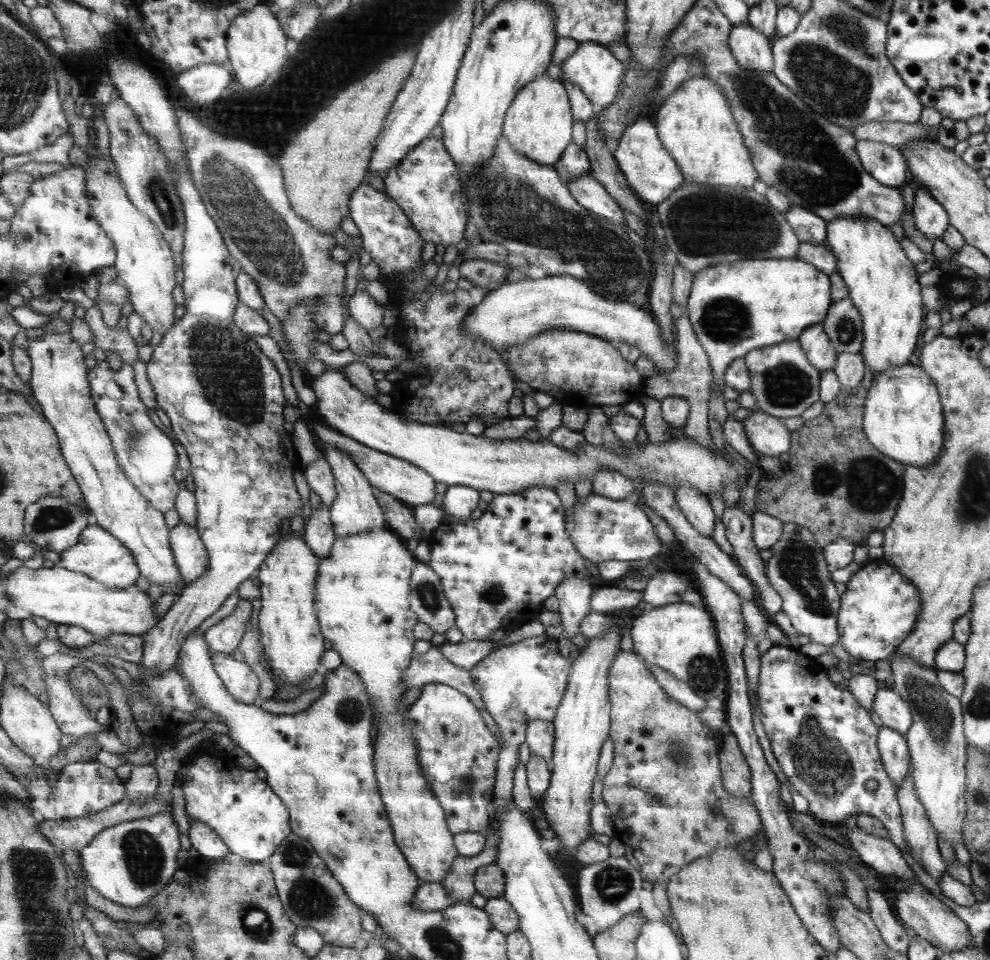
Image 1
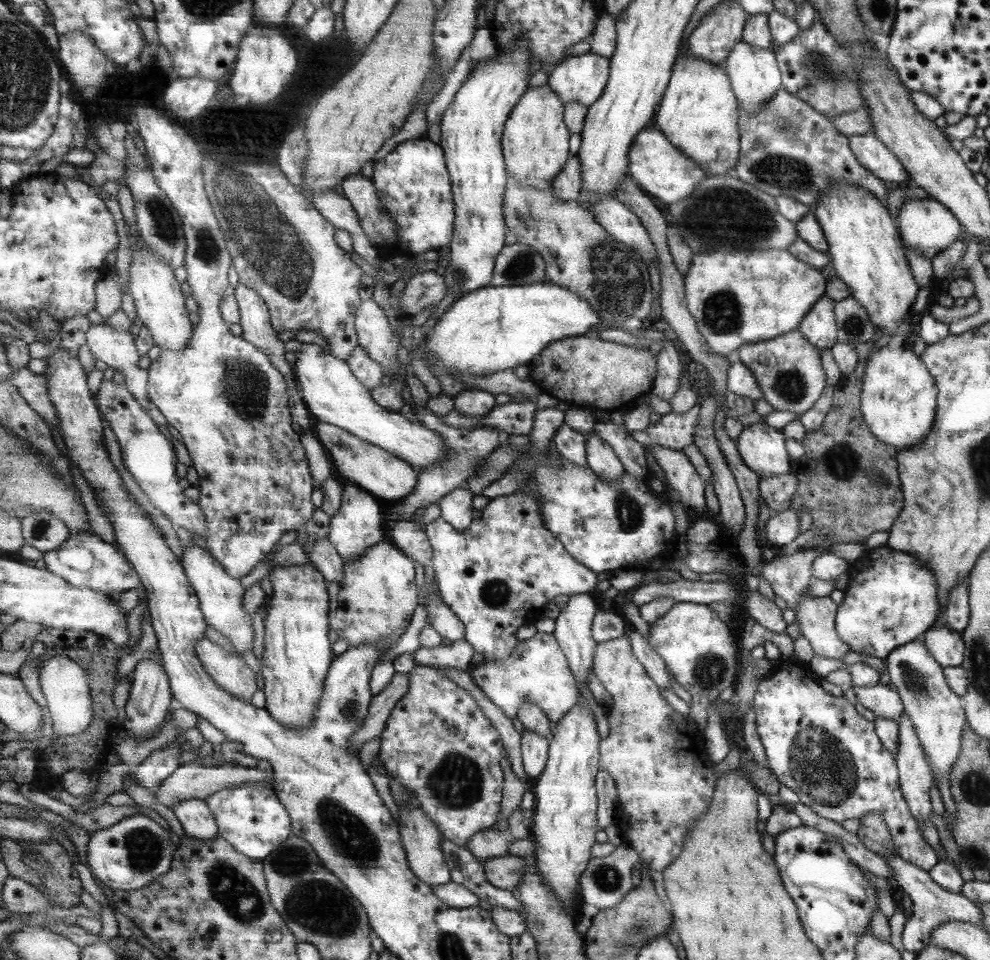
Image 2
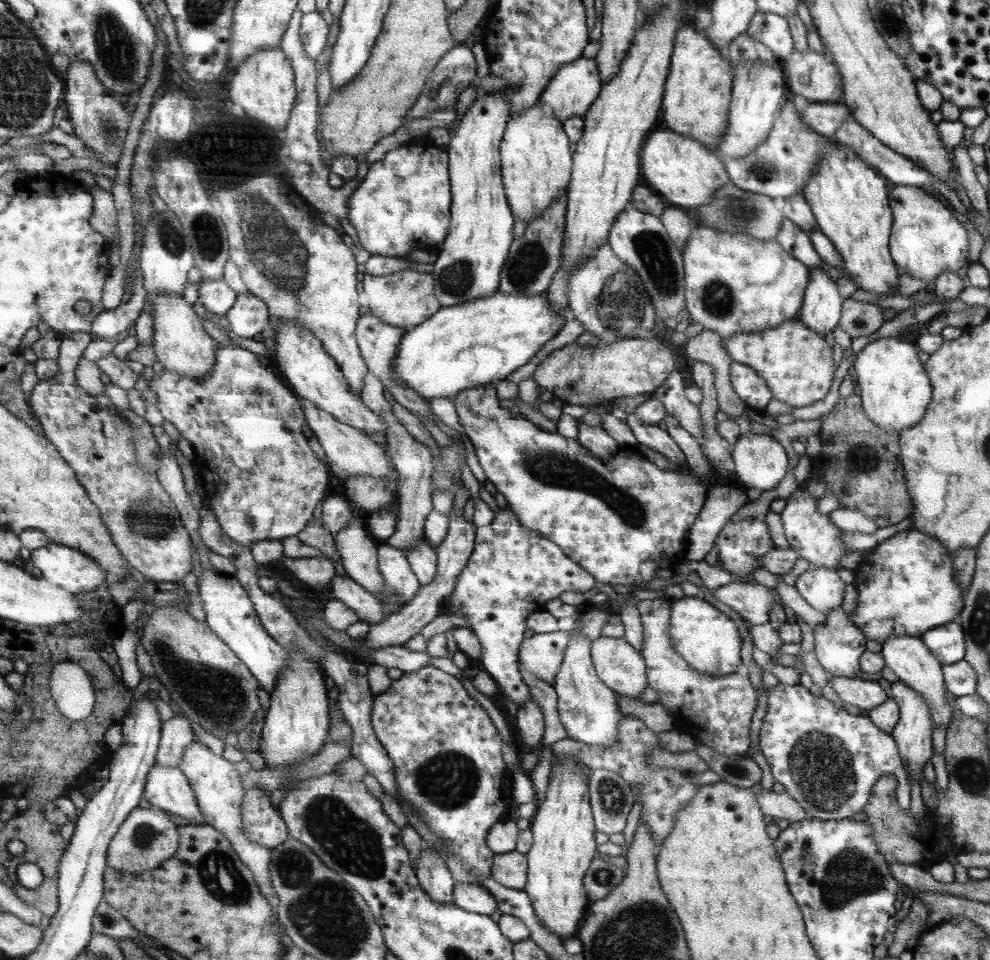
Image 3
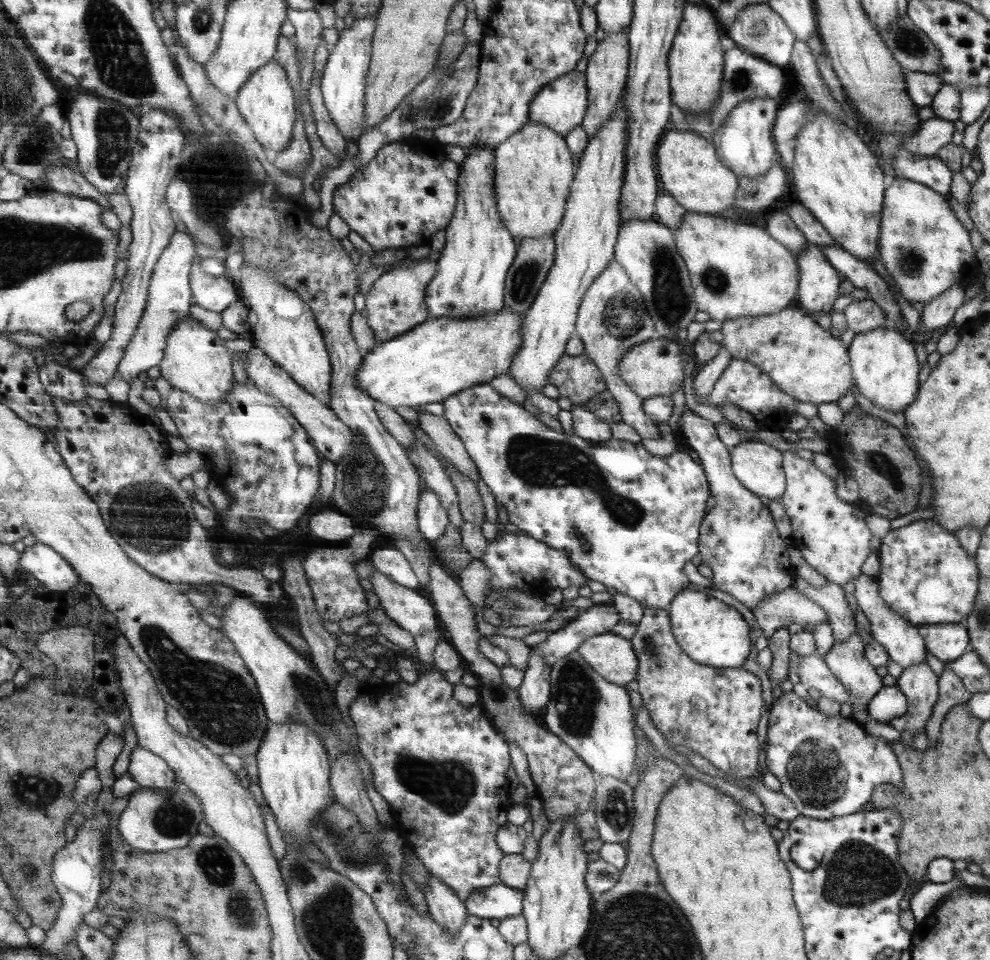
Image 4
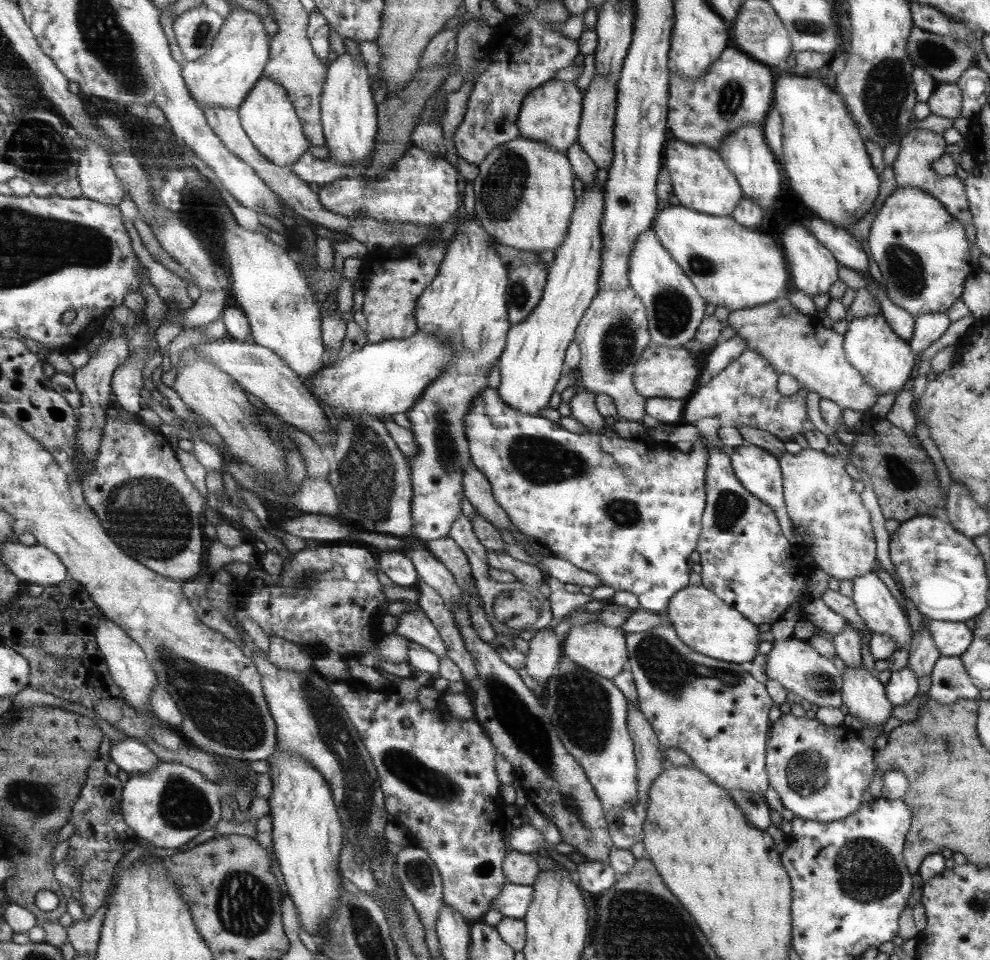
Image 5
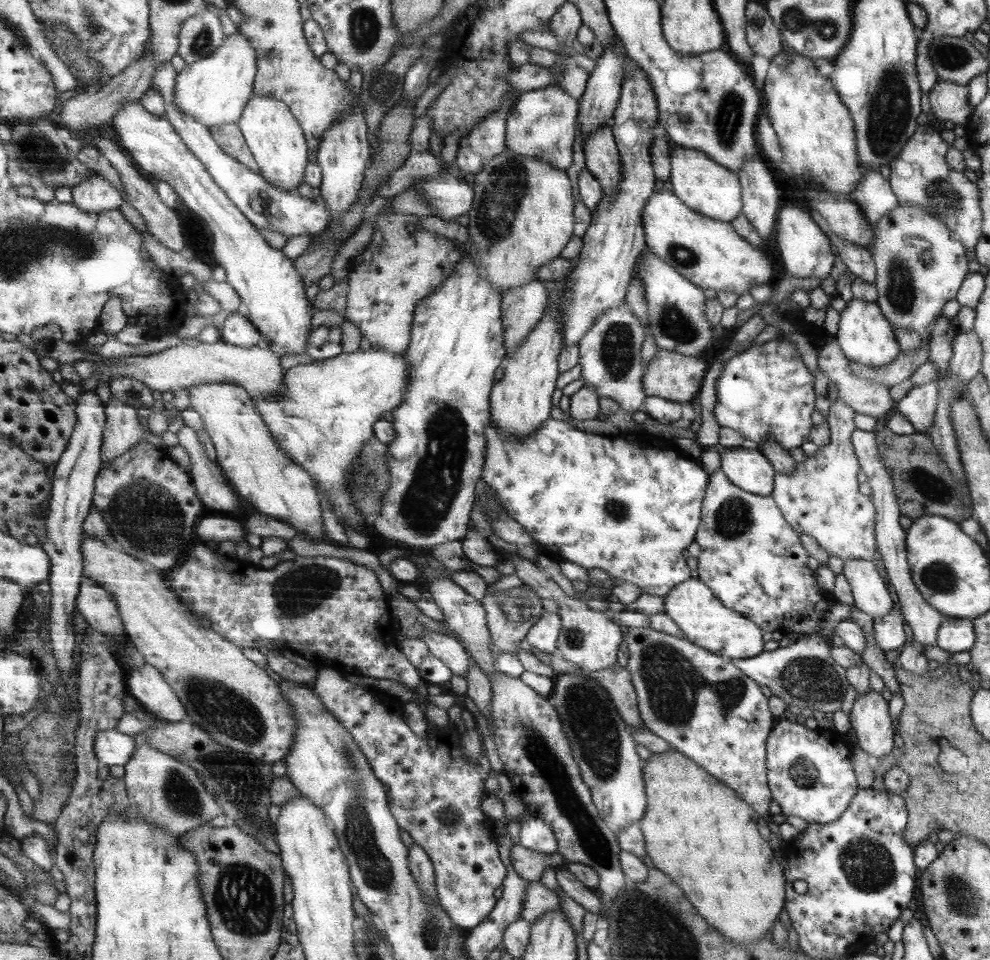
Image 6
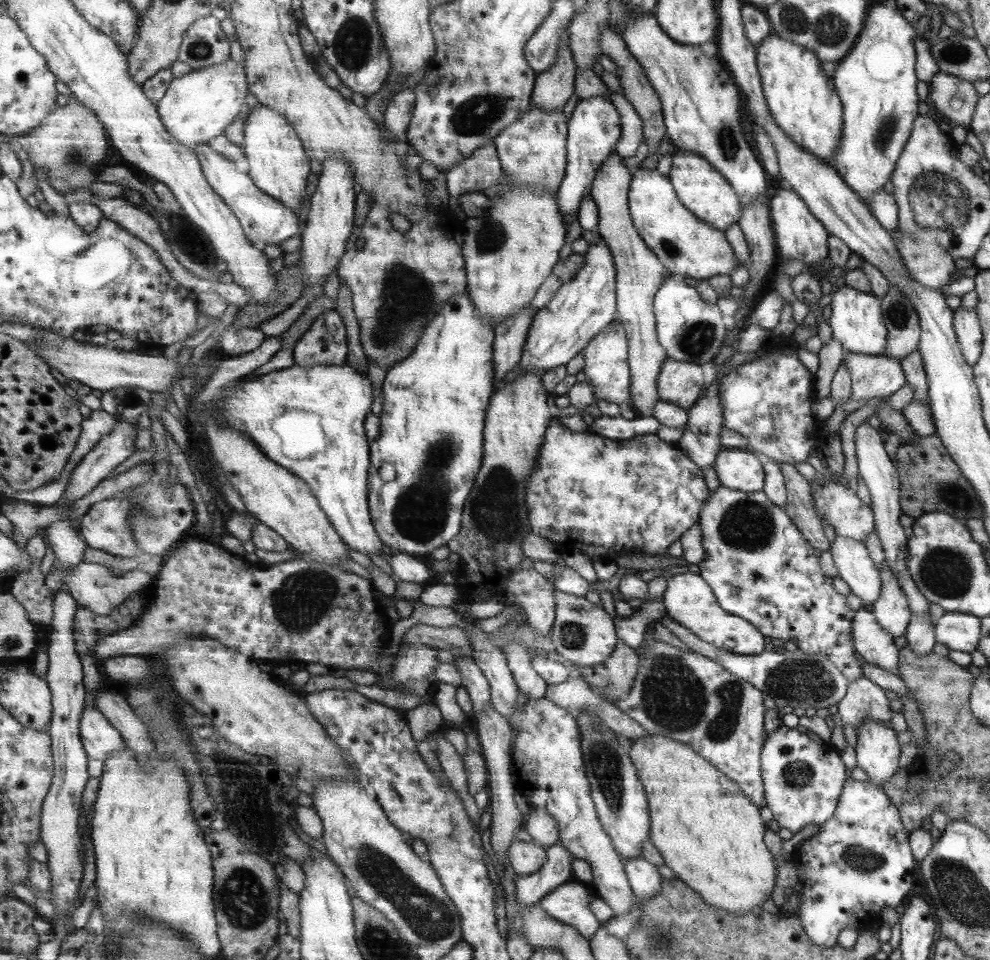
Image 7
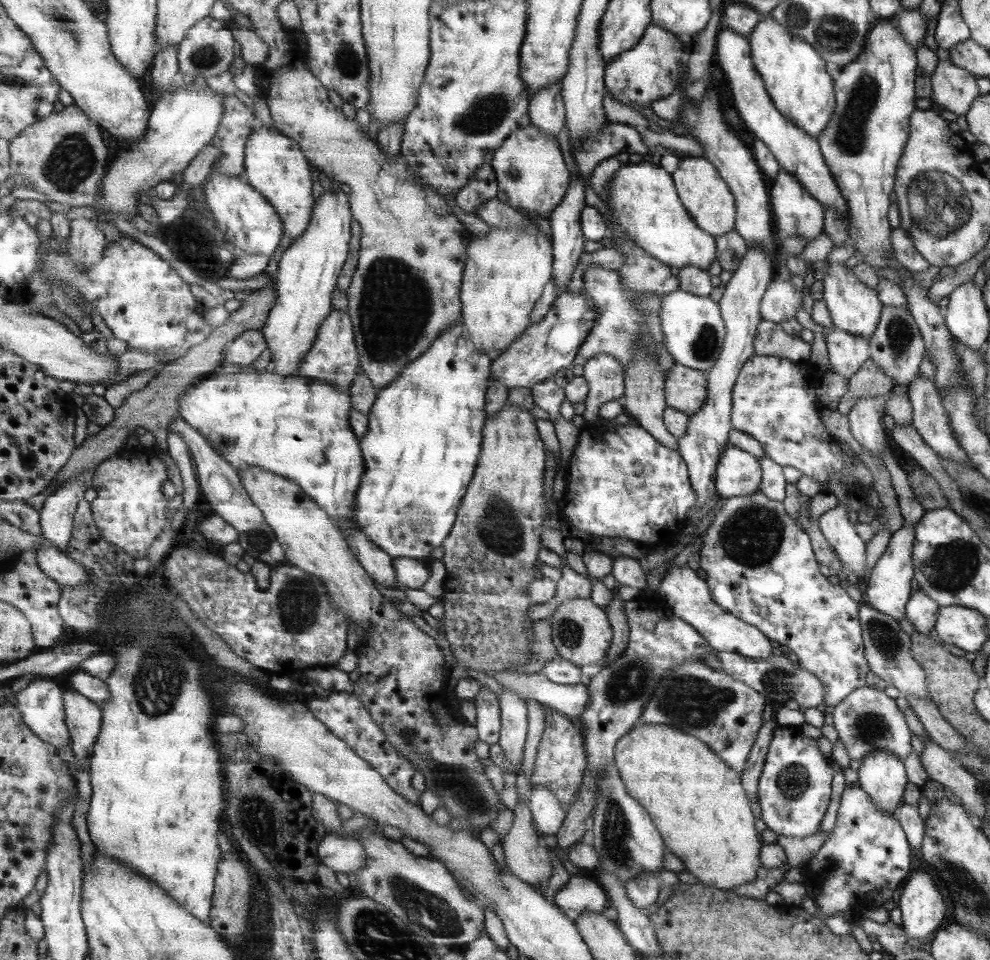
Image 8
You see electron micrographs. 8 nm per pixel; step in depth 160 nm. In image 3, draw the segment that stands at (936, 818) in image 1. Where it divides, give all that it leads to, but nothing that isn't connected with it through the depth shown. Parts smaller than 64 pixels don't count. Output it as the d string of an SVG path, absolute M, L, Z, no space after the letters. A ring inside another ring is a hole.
M893 635L881 643L880 655L883 657L884 665L894 672L899 681L909 685L915 692L918 692L923 700L930 706L932 712L933 728L935 724L949 728L953 716L953 708L945 704L943 698L944 677L943 665L934 657L929 649L923 644L920 637L909 635Z

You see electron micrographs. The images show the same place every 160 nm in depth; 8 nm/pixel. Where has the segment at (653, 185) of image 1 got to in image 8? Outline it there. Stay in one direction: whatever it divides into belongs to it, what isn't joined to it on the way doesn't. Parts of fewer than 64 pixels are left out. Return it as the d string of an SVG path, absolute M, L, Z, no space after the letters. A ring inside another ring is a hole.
M687 157L679 161L675 172L672 172L676 181L681 204L689 212L692 220L709 236L717 237L735 230L735 197L728 188L727 182L716 171L716 167L705 157Z

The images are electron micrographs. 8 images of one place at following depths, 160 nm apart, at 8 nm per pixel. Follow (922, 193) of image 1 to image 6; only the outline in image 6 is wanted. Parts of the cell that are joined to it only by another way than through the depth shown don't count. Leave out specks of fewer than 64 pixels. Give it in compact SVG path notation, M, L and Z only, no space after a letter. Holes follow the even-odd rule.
M912 204L897 205L871 225L871 228L874 239L869 245L869 254L876 268L877 298L875 303L894 330L904 328L918 335L924 334L926 326L930 326L933 319L939 315L943 304L955 298L959 285L965 278L967 258L965 258L964 245L939 217L929 216L923 208L915 208Z

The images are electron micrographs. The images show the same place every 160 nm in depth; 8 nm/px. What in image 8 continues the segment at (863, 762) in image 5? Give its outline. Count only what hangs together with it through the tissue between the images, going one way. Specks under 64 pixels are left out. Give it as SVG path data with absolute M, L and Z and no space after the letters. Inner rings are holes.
M777 725L773 728L756 792L760 818L765 826L776 836L805 838L819 835L821 818L829 804L829 786L829 762L817 752L815 740L805 738L799 727Z

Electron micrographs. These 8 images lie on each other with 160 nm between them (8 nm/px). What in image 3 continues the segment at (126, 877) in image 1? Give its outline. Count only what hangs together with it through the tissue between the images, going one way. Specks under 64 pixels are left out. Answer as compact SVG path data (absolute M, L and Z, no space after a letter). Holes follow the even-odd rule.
M137 807L120 826L109 847L108 866L122 873L142 873L157 868L164 860L172 859L181 844L180 826L173 820L175 815L162 808Z

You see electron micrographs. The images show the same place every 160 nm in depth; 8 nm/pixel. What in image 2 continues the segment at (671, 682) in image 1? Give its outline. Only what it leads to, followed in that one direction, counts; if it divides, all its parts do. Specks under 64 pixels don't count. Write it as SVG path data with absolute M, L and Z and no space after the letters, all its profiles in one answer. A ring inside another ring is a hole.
M631 630L627 634L632 652L647 670L648 676L661 688L670 688L669 677L664 669L664 660L655 652L655 649L648 643L645 635L637 630Z

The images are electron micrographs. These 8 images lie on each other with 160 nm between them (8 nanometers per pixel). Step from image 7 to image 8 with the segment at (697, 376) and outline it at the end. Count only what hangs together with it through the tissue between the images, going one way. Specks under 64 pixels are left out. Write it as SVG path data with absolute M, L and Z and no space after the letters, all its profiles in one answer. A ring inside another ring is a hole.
M674 364L672 371L664 377L664 400L667 406L688 417L704 406L707 394L703 371Z

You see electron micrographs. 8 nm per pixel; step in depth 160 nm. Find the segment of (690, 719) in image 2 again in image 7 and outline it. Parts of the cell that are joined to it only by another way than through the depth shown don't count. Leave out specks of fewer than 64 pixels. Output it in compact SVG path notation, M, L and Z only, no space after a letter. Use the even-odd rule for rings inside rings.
M693 568L685 573L671 575L666 578L666 590L662 596L664 611L677 624L690 630L703 642L715 648L736 655L751 656L763 652L763 636L759 630L742 617L734 617L732 613L721 610L717 605L715 594L709 589L704 577Z

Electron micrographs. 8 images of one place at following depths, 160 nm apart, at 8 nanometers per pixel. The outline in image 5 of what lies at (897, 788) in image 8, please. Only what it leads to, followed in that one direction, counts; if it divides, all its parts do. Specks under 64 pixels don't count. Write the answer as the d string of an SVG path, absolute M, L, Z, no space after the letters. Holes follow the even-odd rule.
M863 666L845 669L840 695L848 713L864 728L883 726L891 716L891 701L885 696L883 685Z

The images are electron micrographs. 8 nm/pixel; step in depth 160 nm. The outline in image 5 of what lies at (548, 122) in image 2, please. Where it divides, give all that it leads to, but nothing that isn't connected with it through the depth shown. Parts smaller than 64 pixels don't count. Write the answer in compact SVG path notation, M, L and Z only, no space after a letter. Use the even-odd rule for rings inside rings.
M519 136L488 152L477 166L478 174L472 180L474 216L492 240L531 253L560 247L576 204L571 188L574 171L565 154Z

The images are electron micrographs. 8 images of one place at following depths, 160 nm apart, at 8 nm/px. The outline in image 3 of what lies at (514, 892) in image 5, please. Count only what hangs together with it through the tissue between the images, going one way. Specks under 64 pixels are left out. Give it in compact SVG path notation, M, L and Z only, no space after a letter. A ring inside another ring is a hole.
M455 882L452 904L457 908L465 909L465 912L487 916L498 910L495 897L486 888L463 882Z

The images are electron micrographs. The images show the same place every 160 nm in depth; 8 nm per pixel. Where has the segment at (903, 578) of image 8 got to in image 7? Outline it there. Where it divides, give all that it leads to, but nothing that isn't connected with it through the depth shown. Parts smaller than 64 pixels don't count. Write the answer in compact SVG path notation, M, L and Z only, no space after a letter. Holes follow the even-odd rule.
M882 561L877 571L881 581L879 598L870 605L869 610L876 623L893 638L904 635L911 618L908 600L887 561Z

